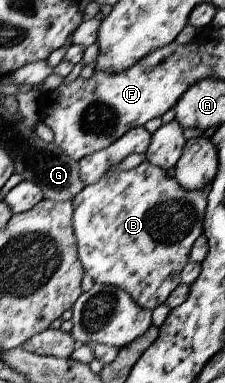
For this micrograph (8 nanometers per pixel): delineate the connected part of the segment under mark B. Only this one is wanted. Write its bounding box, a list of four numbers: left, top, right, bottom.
[73,160,207,310]

